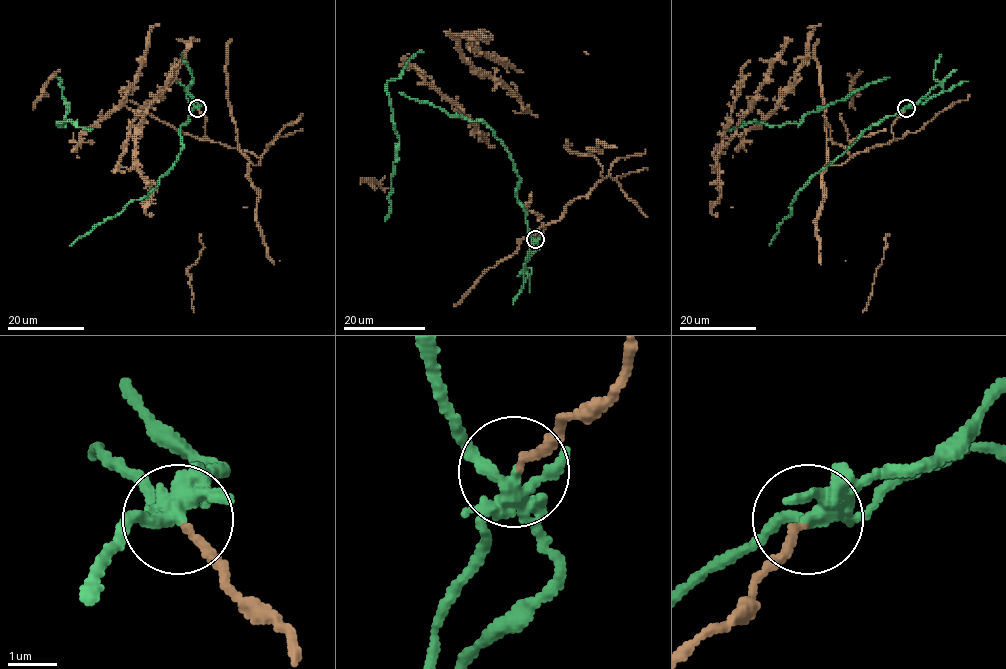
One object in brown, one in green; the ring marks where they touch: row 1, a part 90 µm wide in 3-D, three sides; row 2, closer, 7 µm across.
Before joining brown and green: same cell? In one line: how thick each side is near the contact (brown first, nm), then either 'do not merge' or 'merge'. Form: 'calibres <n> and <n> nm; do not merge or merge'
calibres 160 and 280 nm; do not merge

